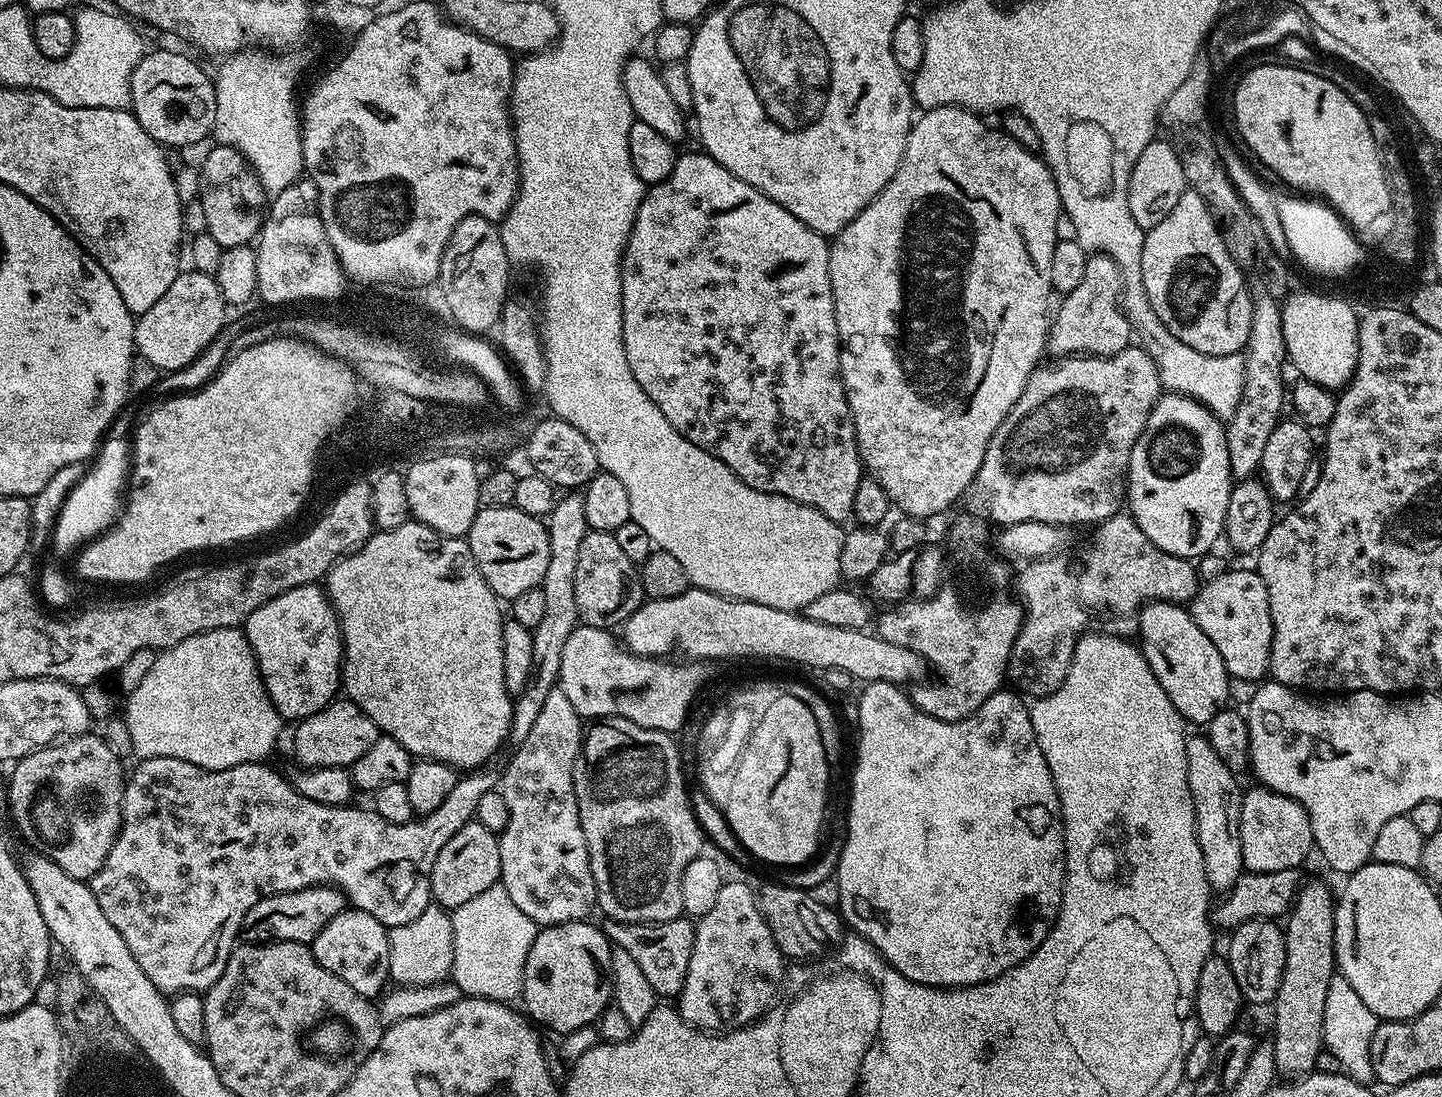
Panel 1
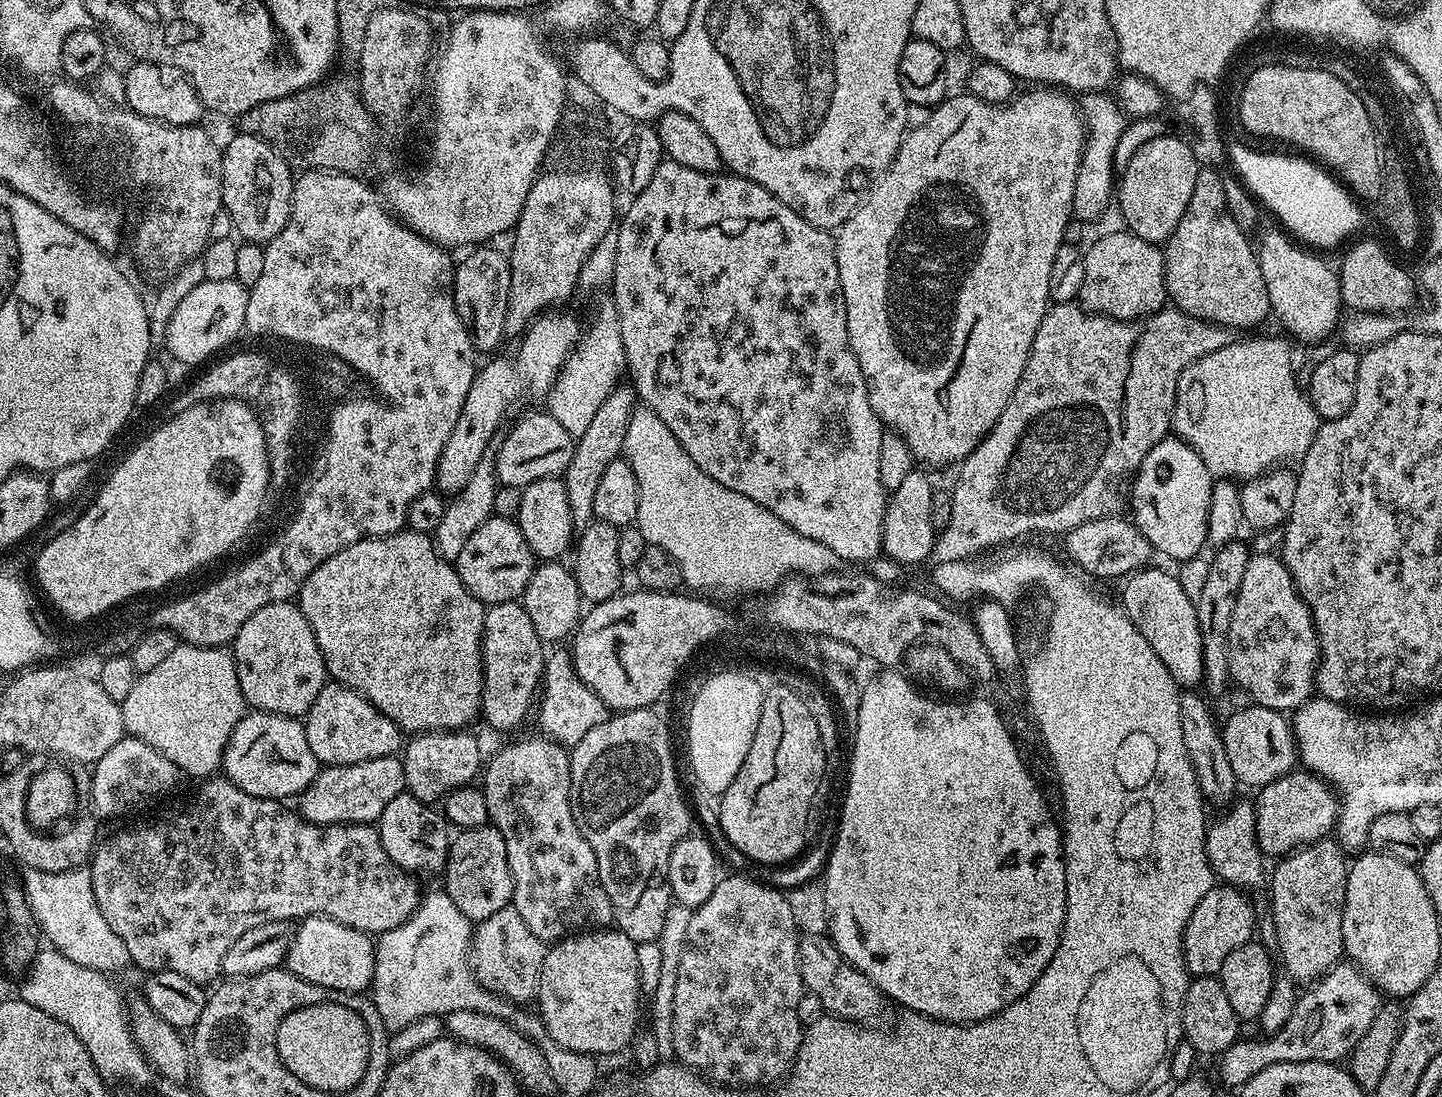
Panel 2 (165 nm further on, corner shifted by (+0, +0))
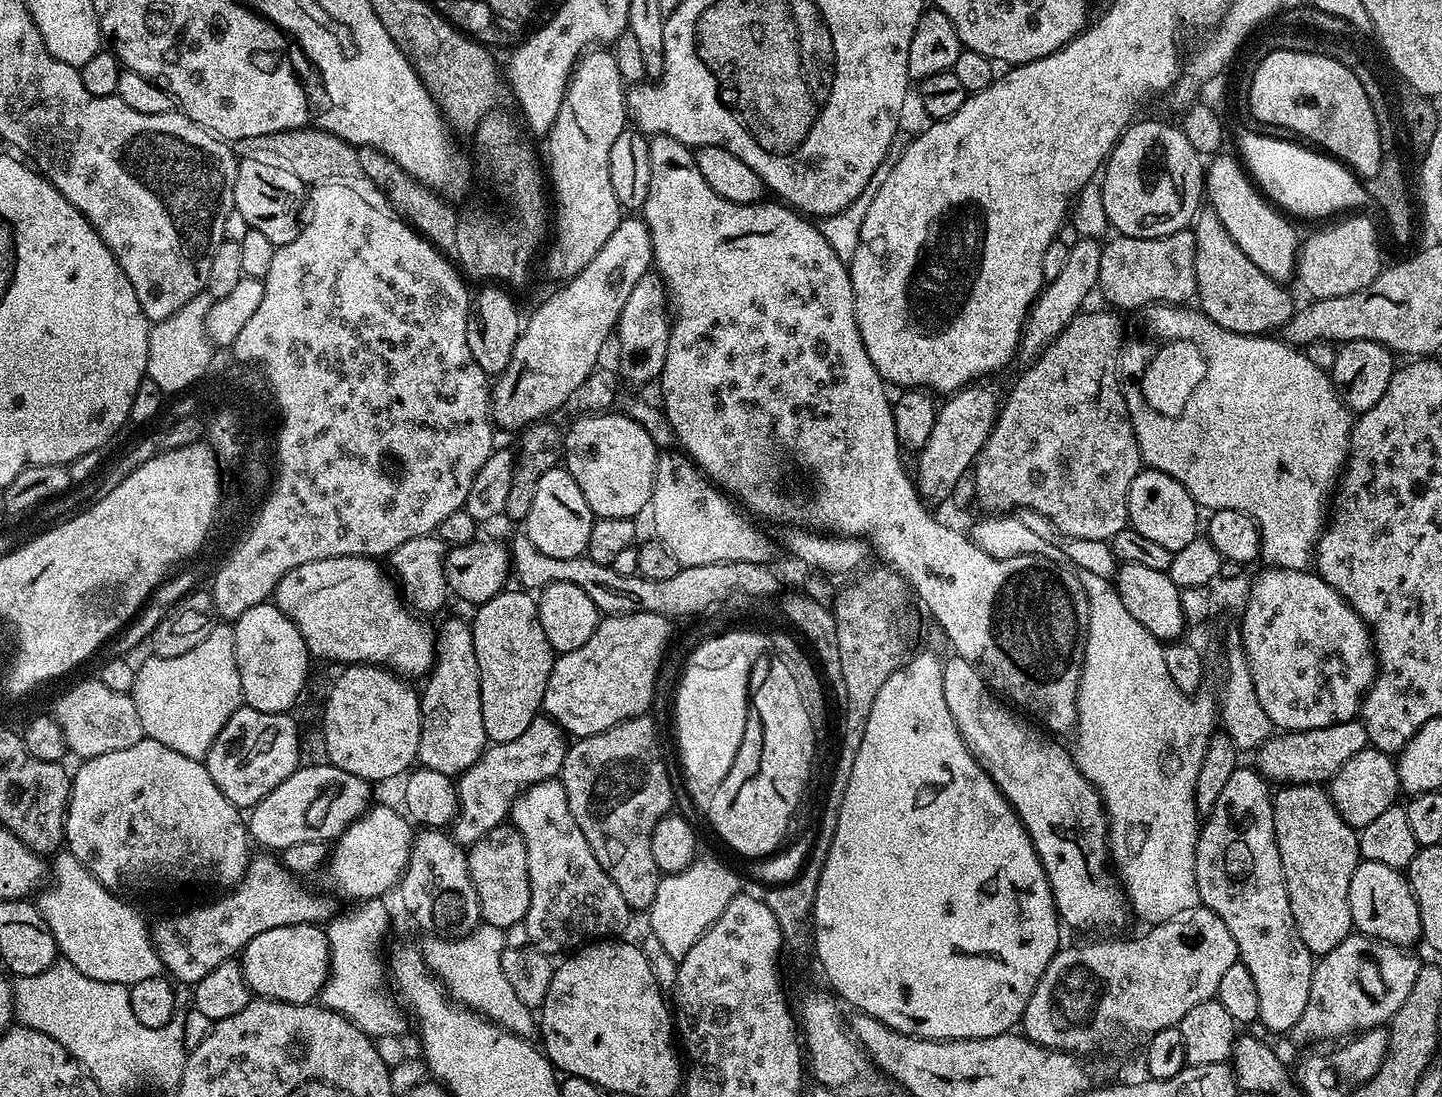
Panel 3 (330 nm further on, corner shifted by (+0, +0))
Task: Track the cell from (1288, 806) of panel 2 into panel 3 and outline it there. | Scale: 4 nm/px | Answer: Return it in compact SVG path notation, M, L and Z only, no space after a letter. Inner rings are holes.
M1369 746L1354 754L1354 758L1350 758L1350 762L1346 762L1346 766L1342 766L1332 777L1330 795L1349 826L1357 830L1370 826L1378 814L1383 814L1388 807L1397 803L1396 795L1401 795L1402 789L1396 765L1397 761L1389 753Z

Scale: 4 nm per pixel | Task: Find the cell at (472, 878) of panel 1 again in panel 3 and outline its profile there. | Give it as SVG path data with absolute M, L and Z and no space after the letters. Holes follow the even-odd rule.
M511 823L499 824L467 849L468 870L478 896L480 919L505 930L523 925L530 906L530 878L526 866L526 844Z

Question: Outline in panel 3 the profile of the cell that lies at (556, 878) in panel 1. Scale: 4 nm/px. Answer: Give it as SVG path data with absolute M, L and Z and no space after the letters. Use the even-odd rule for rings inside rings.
M559 779L543 780L523 789L512 802L510 823L526 844L530 906L522 932L527 943L545 954L567 953L577 946L624 934L620 932L627 930L634 909L594 858L586 834L578 830L578 822L570 814L570 802Z

